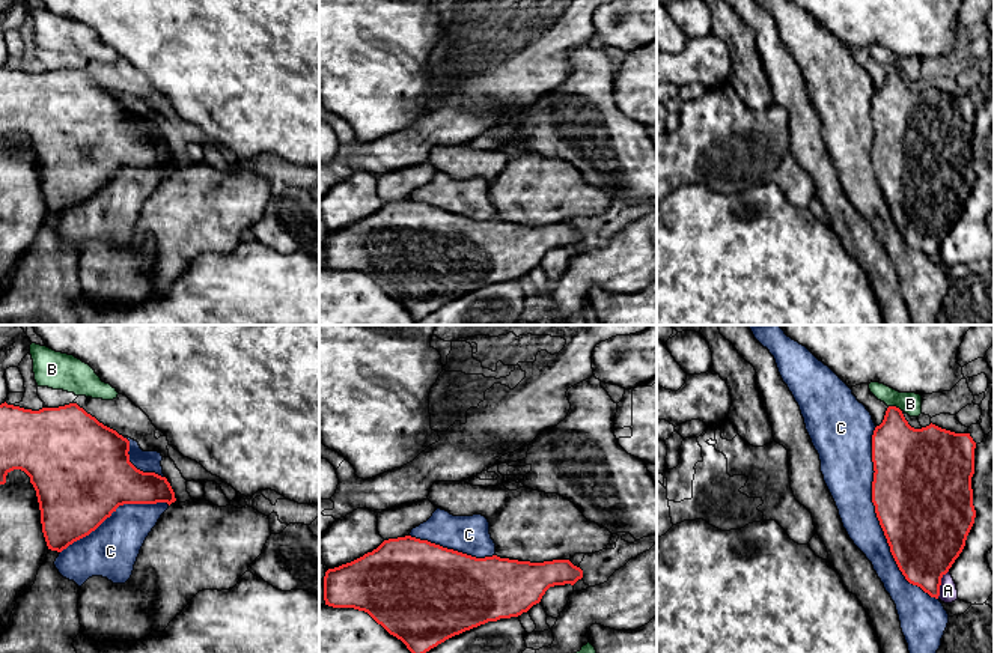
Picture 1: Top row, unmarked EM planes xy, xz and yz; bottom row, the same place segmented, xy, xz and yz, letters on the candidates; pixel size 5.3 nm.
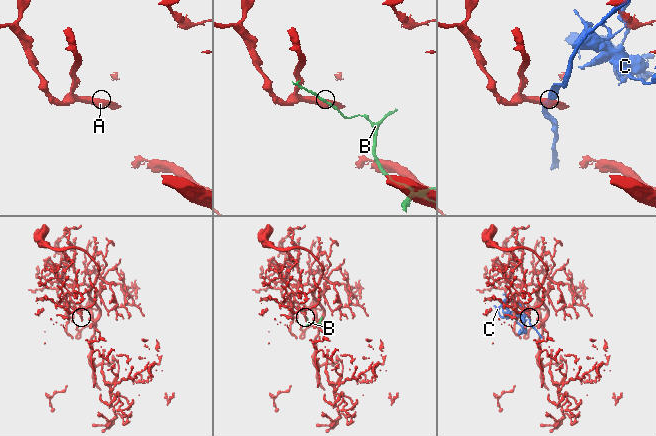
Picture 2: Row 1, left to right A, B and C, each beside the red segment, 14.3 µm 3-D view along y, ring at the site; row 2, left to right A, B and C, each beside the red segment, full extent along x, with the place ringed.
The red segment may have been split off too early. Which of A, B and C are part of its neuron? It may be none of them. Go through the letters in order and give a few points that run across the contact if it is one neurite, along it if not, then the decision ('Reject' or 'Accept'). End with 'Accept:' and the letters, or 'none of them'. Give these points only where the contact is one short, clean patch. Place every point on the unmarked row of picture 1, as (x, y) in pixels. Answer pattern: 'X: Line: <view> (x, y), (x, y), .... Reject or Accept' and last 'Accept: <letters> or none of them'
A: Line: yz (948, 233), (942, 241), (937, 261). Reject
B: Reject
C: Reject
Accept: none of them

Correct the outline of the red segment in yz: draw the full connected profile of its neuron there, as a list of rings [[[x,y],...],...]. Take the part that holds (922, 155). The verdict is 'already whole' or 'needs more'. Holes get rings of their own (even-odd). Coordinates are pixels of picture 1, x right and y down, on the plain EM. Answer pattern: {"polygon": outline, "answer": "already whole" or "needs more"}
{"polygon": [[[896,69],[887,71],[872,98],[872,166],[877,181],[905,242],[935,262],[941,241],[962,215],[974,187],[974,111],[970,96],[955,96],[932,86],[922,92],[911,90]]], "answer": "already whole"}

